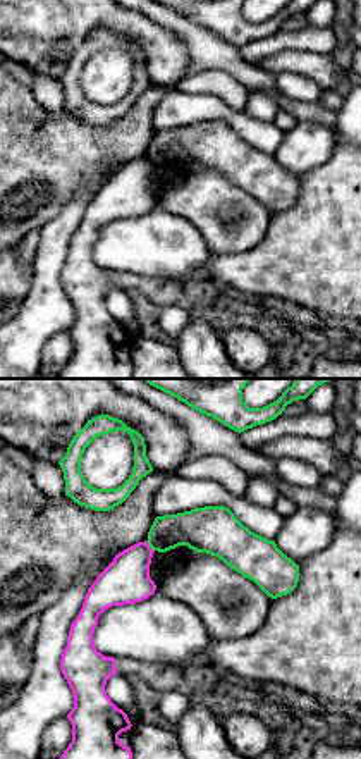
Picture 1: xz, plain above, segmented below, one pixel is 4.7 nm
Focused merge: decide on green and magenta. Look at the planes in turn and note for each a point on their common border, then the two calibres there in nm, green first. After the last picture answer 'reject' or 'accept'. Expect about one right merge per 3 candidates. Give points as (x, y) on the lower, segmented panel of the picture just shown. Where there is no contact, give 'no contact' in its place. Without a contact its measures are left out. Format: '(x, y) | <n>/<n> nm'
(148, 544) | 190/220 nm

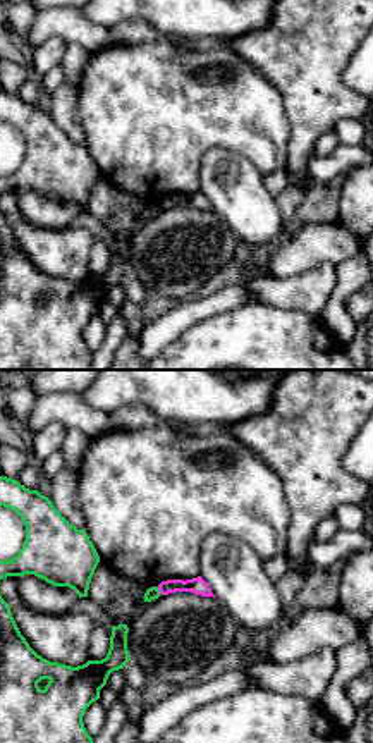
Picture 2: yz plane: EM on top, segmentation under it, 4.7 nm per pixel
(158, 590) | 60/80 nm

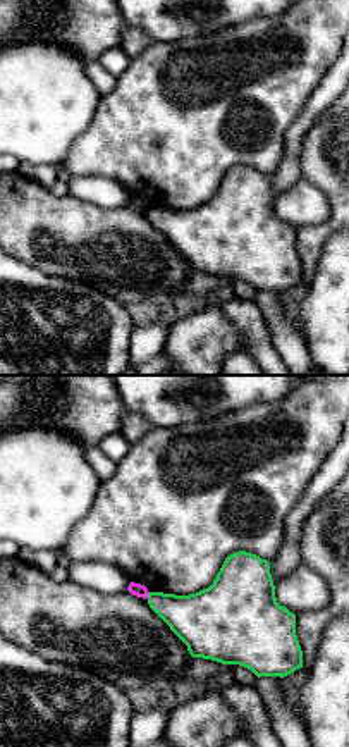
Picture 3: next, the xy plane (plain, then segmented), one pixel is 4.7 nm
(148, 596) | 240/60 nm

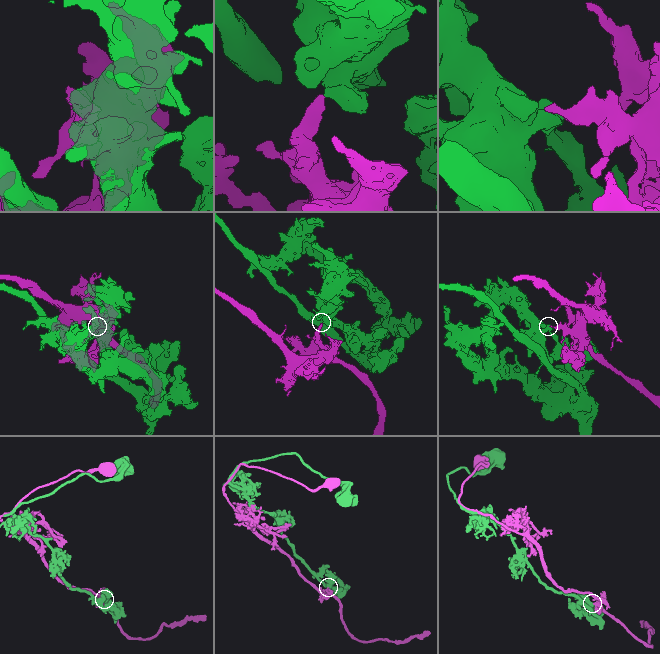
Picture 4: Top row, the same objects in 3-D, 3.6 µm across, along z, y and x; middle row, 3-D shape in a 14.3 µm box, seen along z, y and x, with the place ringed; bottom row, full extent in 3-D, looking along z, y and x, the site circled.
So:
reject

